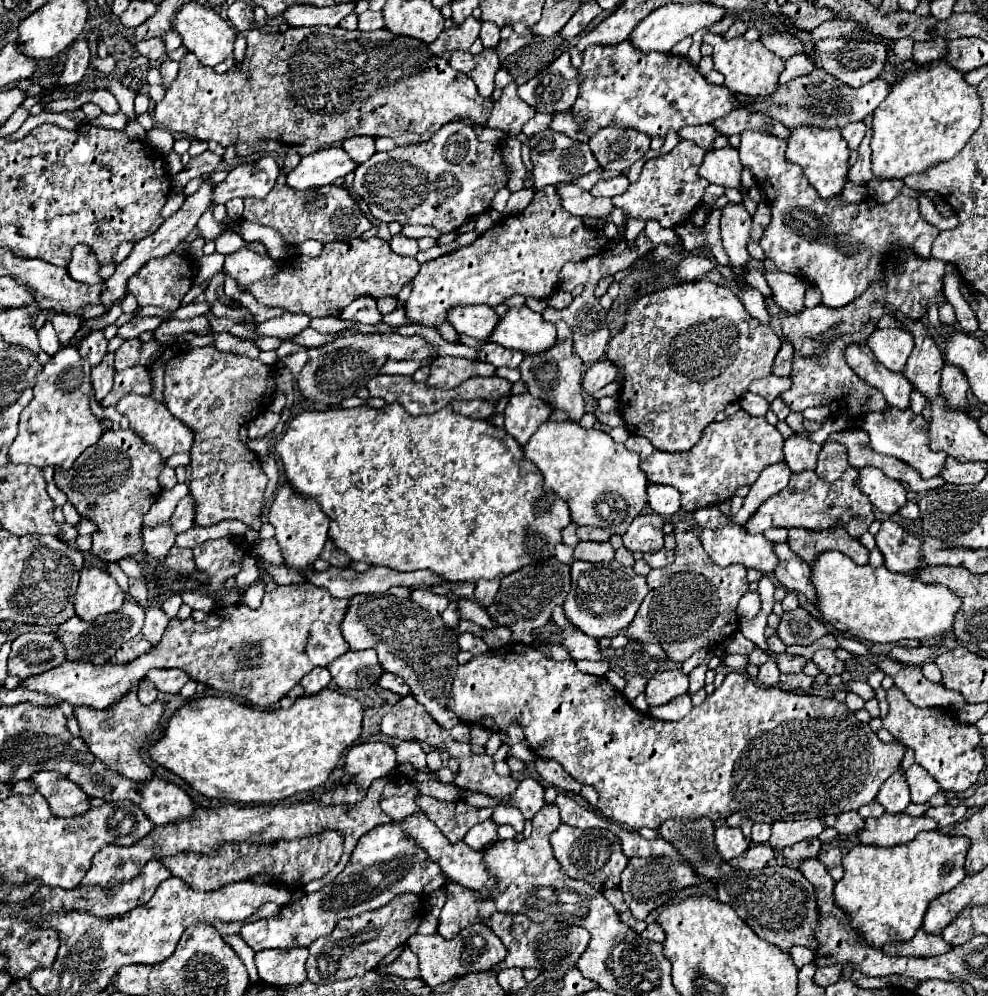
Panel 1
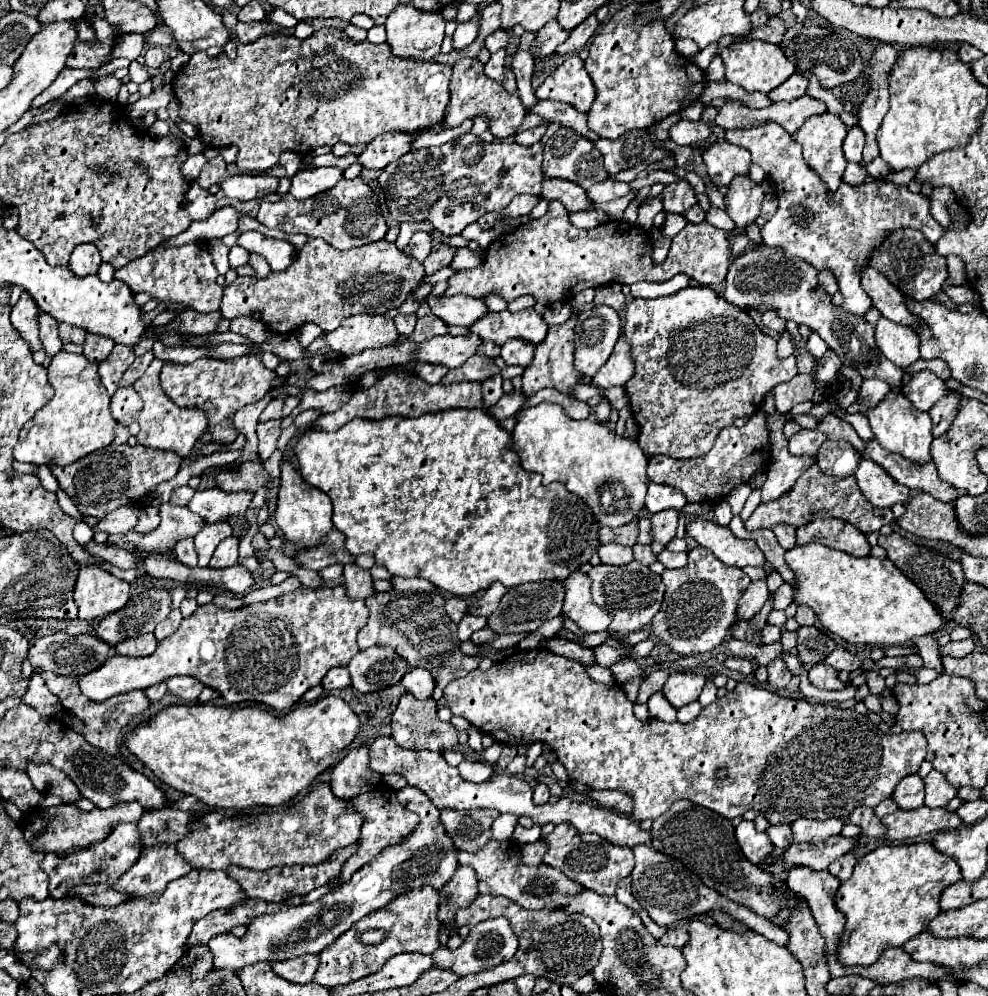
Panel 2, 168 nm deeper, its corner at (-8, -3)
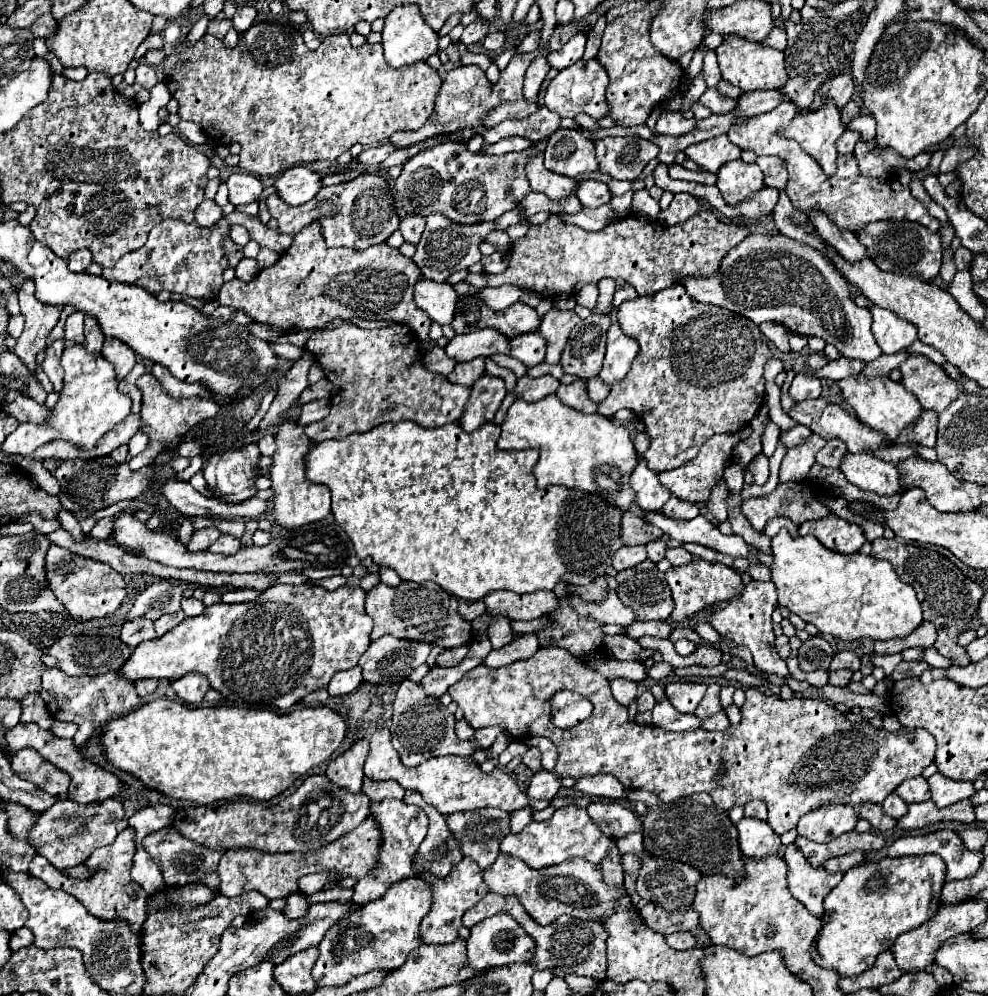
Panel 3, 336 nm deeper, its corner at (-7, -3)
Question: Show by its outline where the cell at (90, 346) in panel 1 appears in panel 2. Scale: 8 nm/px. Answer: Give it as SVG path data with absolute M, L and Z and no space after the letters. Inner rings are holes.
M86 335L86 341L84 341L82 347L84 347L84 355L86 355L88 361L100 363L112 351L114 341L108 341L108 337L92 337L92 335Z

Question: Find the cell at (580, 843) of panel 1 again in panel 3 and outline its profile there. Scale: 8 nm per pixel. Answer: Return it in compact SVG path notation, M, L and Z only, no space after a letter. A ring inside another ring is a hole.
M573 805L561 807L553 813L551 819L541 823L529 823L523 831L511 833L501 841L501 851L507 855L521 857L529 867L541 869L549 865L559 865L563 861L569 861L573 857L583 857L585 861L601 867L603 881L611 887L623 885L623 865L621 865L621 853L615 845L615 841L599 831L597 825L591 825L587 811L577 809Z

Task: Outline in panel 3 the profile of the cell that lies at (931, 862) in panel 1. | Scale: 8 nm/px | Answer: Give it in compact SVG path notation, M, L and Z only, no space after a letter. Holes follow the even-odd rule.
M917 855L917 857L885 857L879 861L869 861L863 863L855 869L849 869L841 883L831 889L831 893L825 897L825 913L827 917L823 919L823 929L815 941L813 949L813 961L821 967L835 969L841 977L853 977L869 969L877 955L891 949L895 939L901 933L907 933L911 929L917 929L925 921L929 921L941 907L941 887L945 883L945 871L947 865L939 855ZM879 871L881 875L881 887L879 891L865 891L869 879Z

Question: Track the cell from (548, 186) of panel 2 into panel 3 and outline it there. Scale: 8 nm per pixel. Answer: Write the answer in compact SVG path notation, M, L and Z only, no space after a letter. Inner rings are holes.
M543 155L535 157L527 163L527 179L529 179L529 185L533 191L541 191L553 201L567 199L567 197L575 195L575 191L577 191L575 179L547 171L543 167Z

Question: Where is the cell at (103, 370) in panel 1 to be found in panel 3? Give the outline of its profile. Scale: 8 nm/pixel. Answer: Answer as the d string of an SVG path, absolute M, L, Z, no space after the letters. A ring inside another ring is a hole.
M105 341L101 355L115 367L115 377L121 381L137 363L137 357L131 347L123 345L123 341Z

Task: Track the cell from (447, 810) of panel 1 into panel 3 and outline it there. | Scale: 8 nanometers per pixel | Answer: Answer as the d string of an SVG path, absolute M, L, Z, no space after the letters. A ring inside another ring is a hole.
M475 809L475 811L447 815L447 825L449 831L455 835L455 839L459 841L463 855L471 857L481 869L485 869L493 865L499 853L499 845L503 837L509 833L509 815L501 809Z

